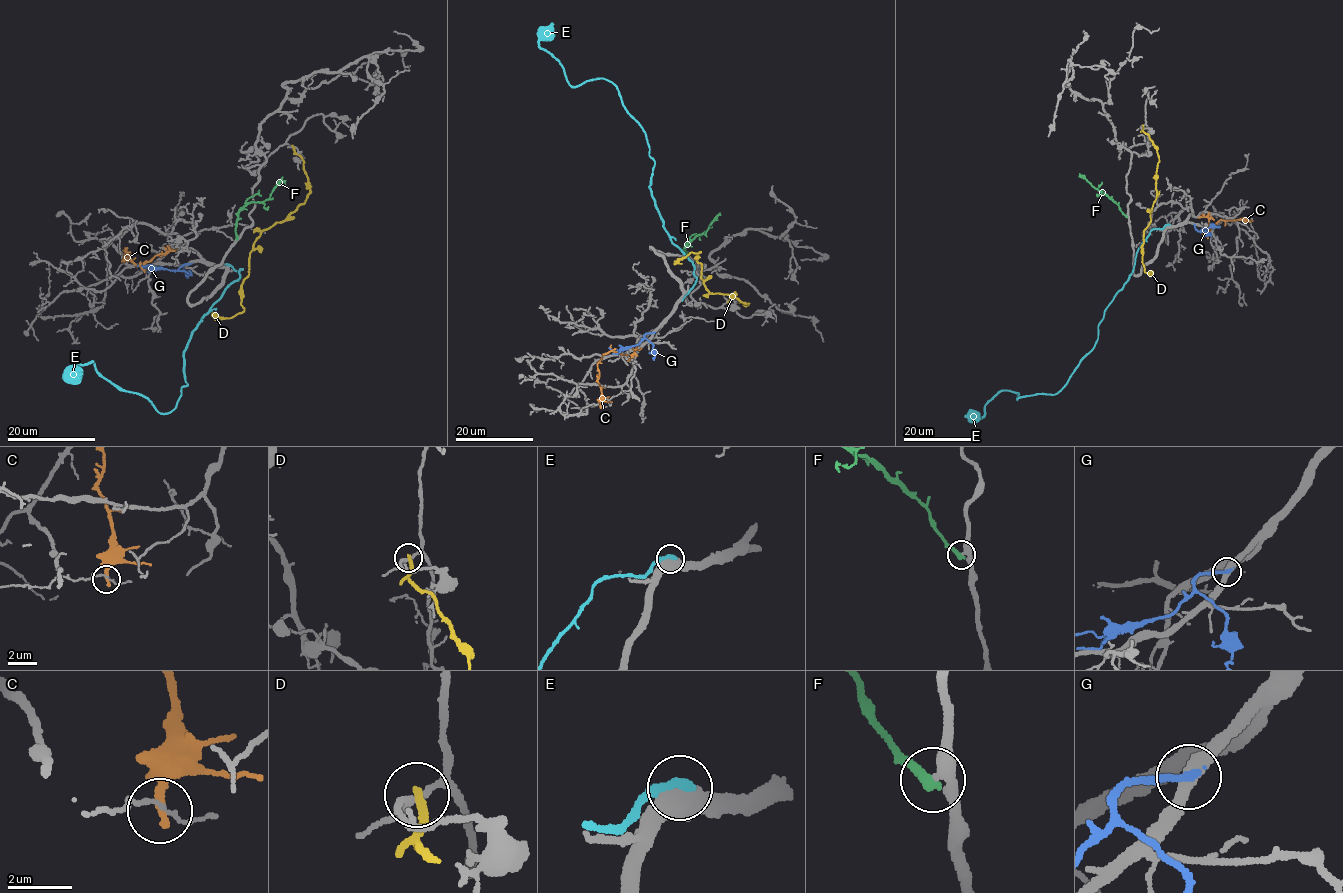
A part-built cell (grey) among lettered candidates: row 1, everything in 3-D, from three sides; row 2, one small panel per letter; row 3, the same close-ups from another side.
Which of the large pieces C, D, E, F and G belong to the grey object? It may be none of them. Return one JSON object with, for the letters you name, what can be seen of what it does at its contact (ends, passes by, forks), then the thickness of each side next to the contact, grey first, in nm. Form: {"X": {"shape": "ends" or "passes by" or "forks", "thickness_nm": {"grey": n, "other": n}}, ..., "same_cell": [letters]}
{"same_cell": []}

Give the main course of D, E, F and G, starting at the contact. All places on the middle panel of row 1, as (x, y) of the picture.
D: (727, 302), (747, 304), (710, 293), (697, 261), (700, 251), (673, 263)
E: (682, 298), (694, 267), (663, 226), (644, 132), (610, 81), (567, 81), (538, 42), (553, 23)
F: (687, 255), (684, 250), (686, 244), (708, 228), (720, 212)
G: (653, 332), (645, 334), (638, 344), (620, 350), (609, 347)

